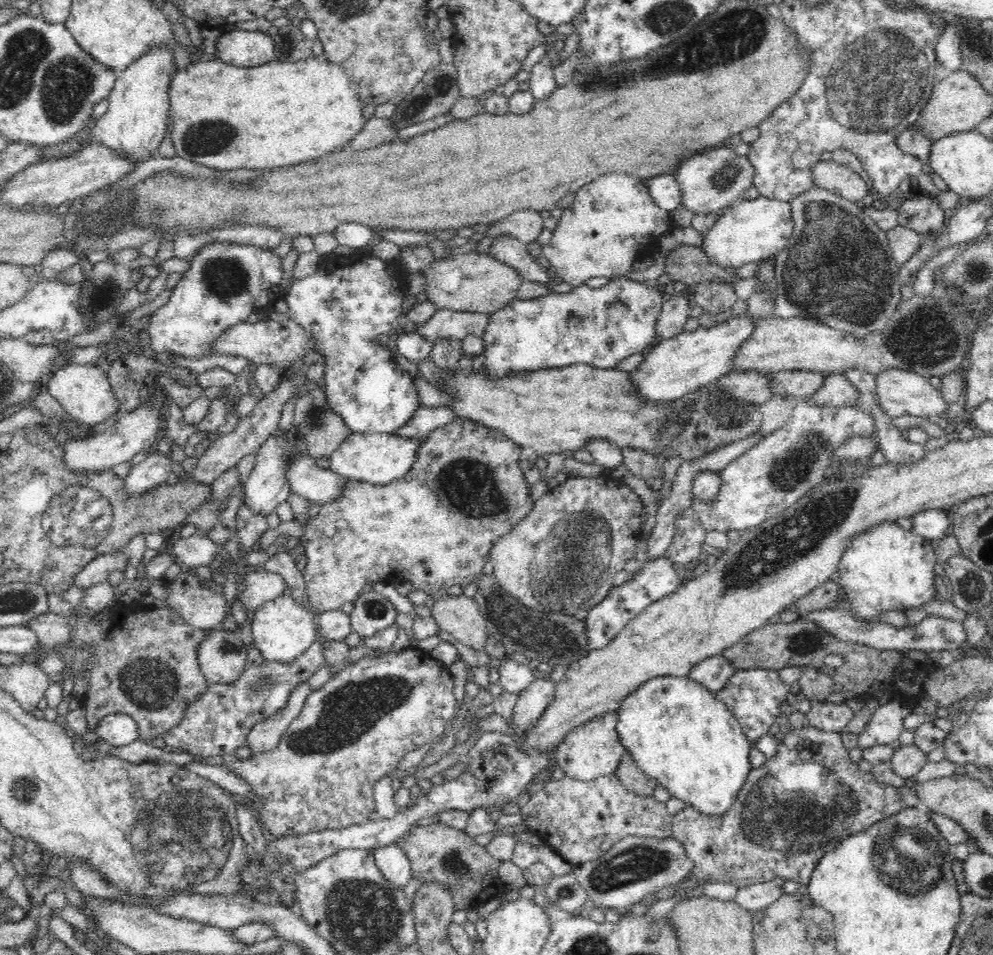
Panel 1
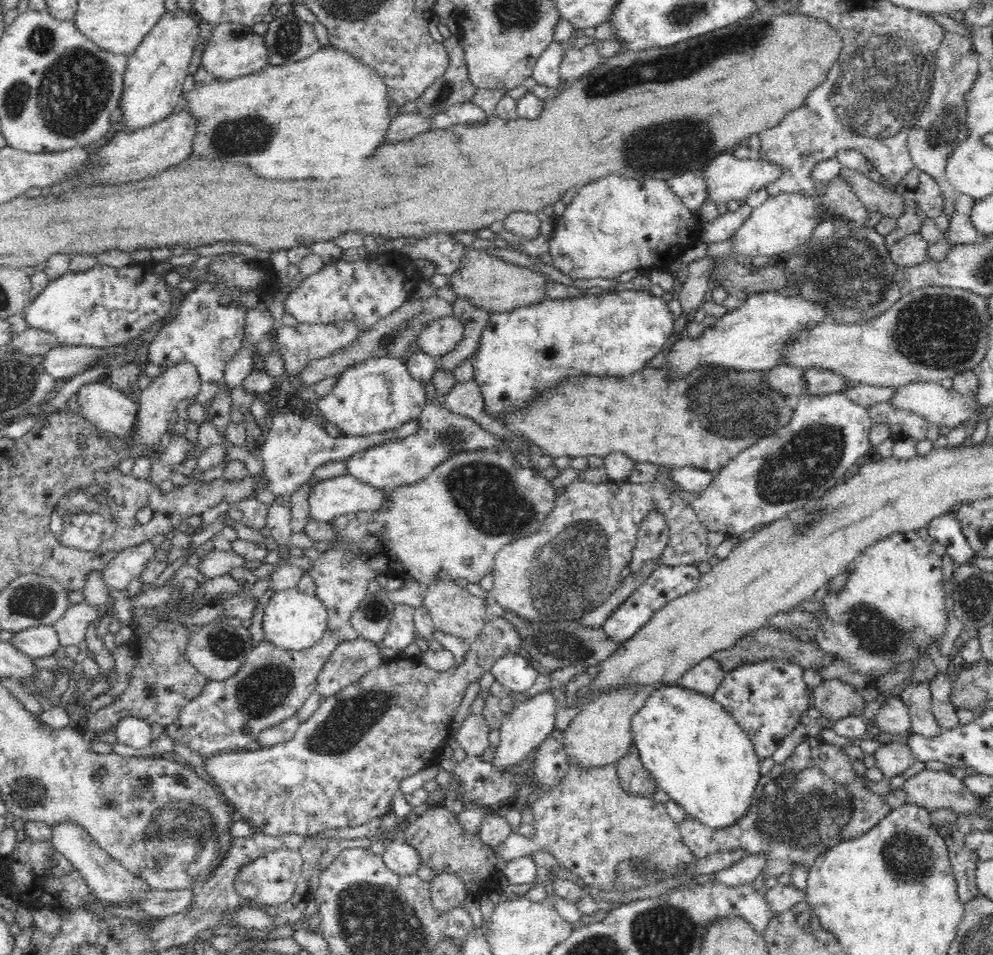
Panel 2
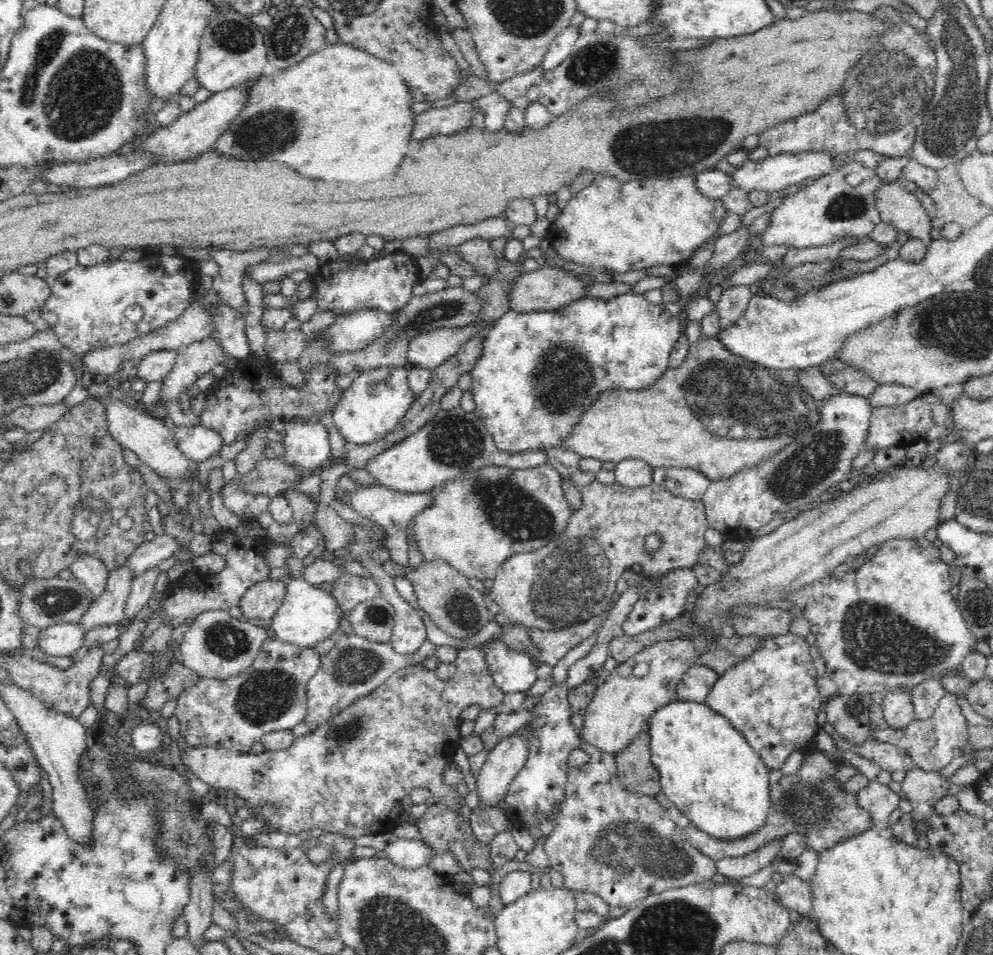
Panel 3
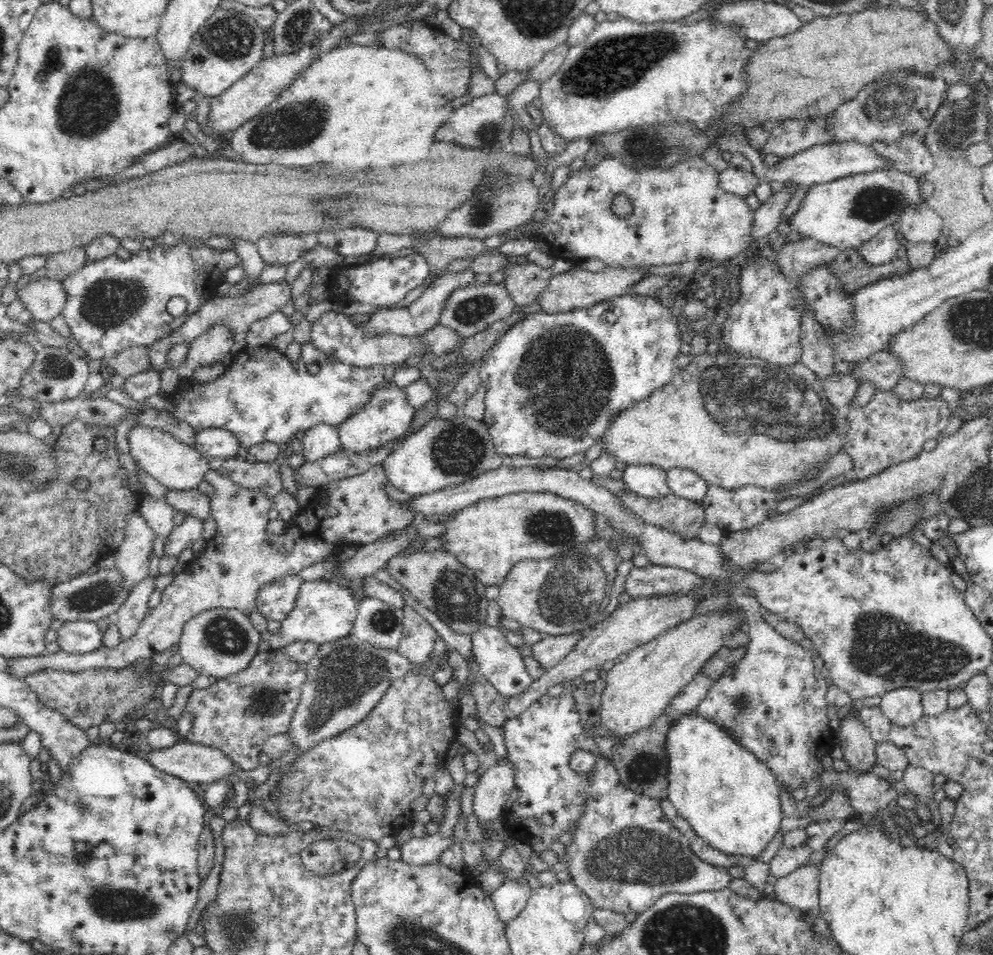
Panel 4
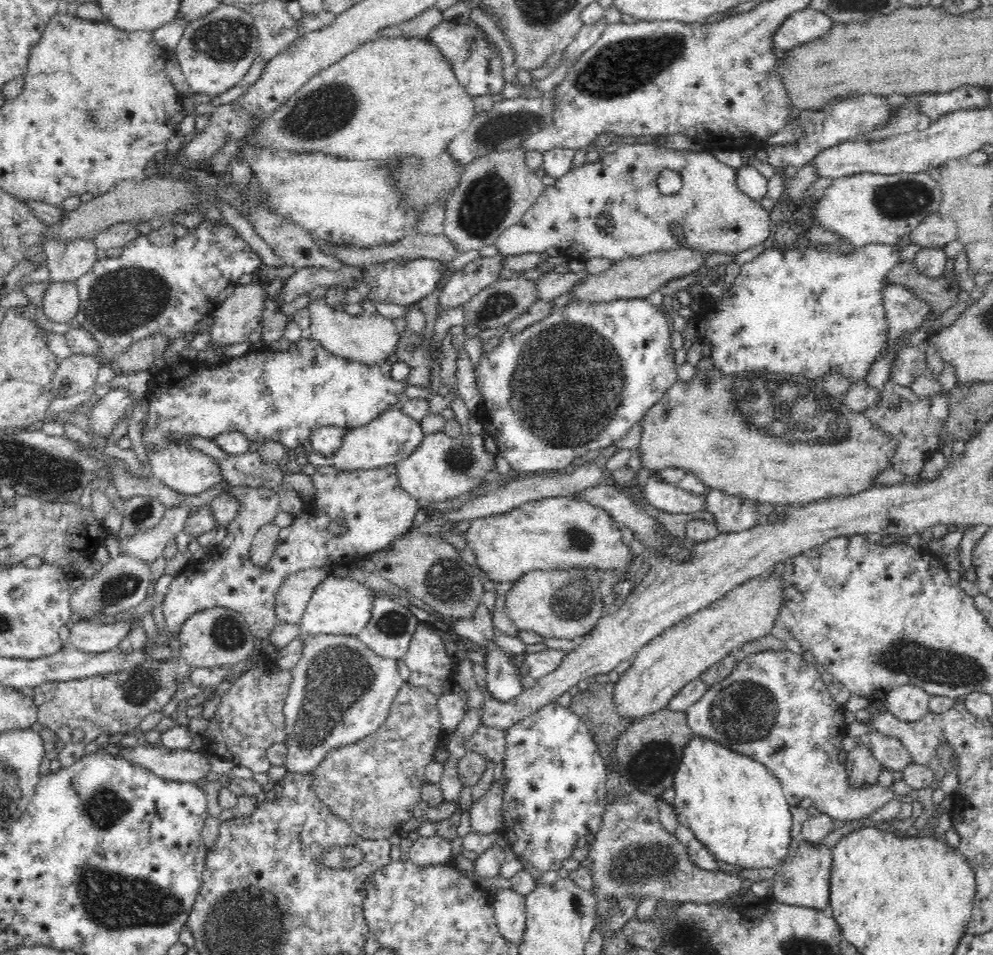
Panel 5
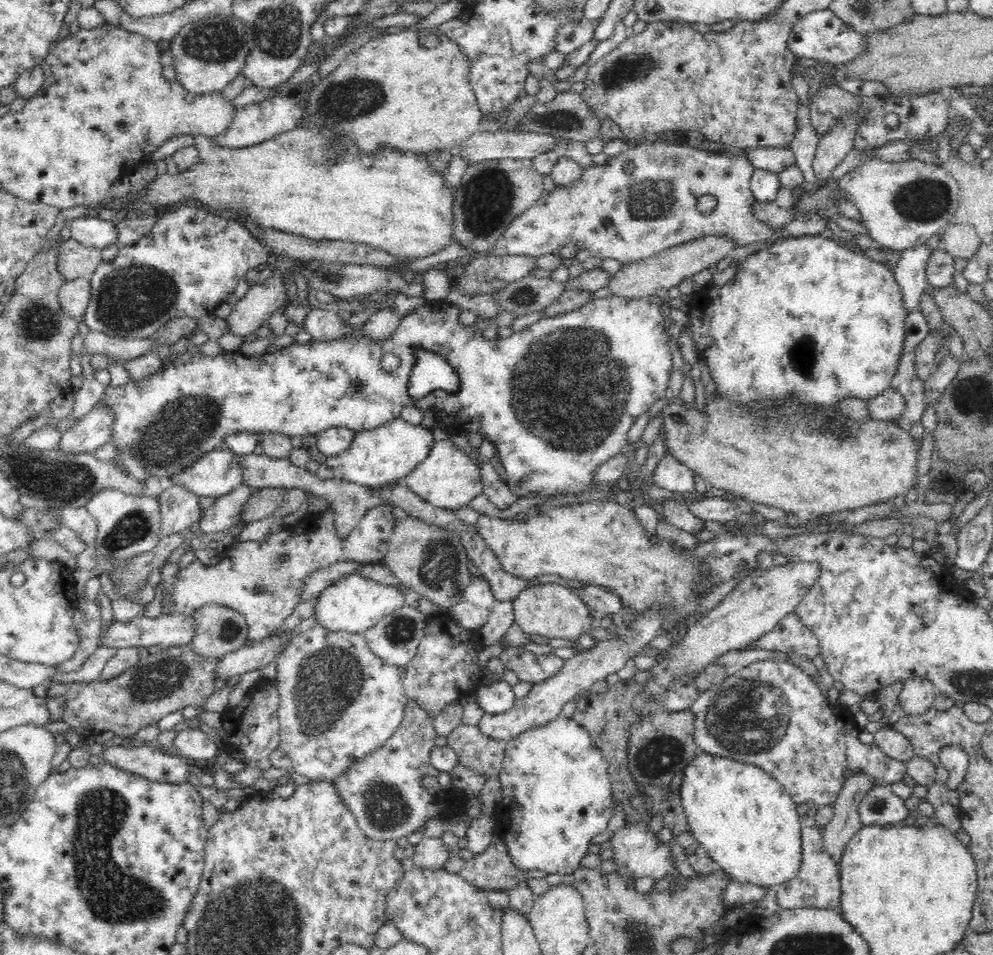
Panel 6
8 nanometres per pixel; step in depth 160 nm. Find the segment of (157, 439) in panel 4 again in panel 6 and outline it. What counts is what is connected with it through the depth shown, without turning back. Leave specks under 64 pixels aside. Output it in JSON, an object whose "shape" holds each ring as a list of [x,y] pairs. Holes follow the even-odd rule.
{"shape":[[[222,446],[204,454],[200,460],[194,462],[194,465],[190,466],[188,470],[184,470],[182,474],[172,477],[169,483],[172,482],[188,487],[199,497],[211,496],[216,499],[225,497],[226,494],[230,494],[245,482],[244,458],[241,454],[236,454],[233,450]]]}

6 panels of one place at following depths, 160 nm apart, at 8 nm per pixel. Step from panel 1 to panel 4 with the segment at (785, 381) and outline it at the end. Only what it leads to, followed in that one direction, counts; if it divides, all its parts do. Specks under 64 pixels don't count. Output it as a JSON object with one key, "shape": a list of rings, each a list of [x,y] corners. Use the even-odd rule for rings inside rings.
{"shape":[[[885,350],[860,361],[853,374],[858,382],[868,379],[876,383],[876,390],[885,391],[894,389],[906,377],[906,369],[902,357]]]}

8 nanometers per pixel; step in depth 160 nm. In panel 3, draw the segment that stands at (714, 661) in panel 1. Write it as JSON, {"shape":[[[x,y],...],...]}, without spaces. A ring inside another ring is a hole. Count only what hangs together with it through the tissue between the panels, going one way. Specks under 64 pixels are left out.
{"shape":[[[695,664],[686,672],[684,679],[680,682],[676,691],[677,700],[704,703],[719,676],[707,666]]]}

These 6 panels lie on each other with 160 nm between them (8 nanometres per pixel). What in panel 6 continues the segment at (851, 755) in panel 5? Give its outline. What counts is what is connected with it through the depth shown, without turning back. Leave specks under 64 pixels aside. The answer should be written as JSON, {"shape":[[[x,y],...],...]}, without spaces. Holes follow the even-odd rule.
{"shape":[[[864,773],[848,776],[833,804],[834,816],[822,829],[823,849],[833,858],[839,869],[848,842],[865,826],[858,808],[862,797],[873,786],[872,779]]]}

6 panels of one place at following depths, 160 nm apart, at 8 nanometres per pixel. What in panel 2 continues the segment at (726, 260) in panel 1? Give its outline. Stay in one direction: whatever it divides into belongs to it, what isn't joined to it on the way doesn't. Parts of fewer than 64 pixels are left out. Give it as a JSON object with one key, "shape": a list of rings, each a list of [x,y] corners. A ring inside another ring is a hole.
{"shape":[[[838,175],[830,181],[820,194],[799,194],[798,191],[791,193],[778,194],[756,208],[750,219],[736,232],[736,236],[730,238],[731,251],[737,254],[740,260],[748,260],[758,255],[784,258],[795,248],[804,245],[822,223],[851,222],[864,227],[868,220],[870,221],[870,212],[854,193],[850,179],[844,175]]]}

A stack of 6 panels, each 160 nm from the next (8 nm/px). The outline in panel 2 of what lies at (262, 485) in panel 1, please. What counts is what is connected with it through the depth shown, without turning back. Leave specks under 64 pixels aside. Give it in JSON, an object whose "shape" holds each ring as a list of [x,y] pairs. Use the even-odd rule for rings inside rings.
{"shape":[[[274,404],[272,407],[275,409],[275,412],[272,413],[272,426],[270,426],[268,436],[261,445],[260,459],[264,464],[263,474],[267,480],[264,488],[268,492],[272,492],[279,500],[288,498],[300,486],[308,483],[314,471],[320,466],[332,461],[348,460],[354,454],[358,454],[362,450],[368,450],[372,446],[383,444],[386,441],[406,438],[406,436],[414,434],[418,426],[418,419],[415,419],[392,430],[372,434],[372,436],[366,435],[366,438],[340,440],[339,436],[334,437],[328,434],[326,430],[310,418],[305,419],[293,407],[277,408]]]}

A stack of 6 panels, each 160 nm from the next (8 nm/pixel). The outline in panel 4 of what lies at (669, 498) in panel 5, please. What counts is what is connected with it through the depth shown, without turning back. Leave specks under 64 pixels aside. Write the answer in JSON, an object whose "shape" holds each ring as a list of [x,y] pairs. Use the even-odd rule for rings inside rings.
{"shape":[[[627,465],[623,470],[623,482],[638,496],[652,500],[662,499],[672,493],[666,471],[656,466]]]}

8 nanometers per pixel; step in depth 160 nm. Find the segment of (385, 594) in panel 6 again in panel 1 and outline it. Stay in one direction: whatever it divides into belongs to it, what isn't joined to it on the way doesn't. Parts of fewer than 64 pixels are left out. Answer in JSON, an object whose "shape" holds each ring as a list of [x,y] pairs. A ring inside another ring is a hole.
{"shape":[[[288,594],[266,601],[255,610],[252,620],[253,643],[265,661],[286,662],[297,658],[318,640],[317,630],[317,614],[313,609]]]}

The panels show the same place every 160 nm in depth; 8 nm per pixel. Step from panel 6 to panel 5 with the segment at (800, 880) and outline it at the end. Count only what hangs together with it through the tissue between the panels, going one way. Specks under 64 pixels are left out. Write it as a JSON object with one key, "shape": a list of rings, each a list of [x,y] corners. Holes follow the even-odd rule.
{"shape":[[[802,839],[787,861],[776,870],[773,896],[776,901],[790,906],[803,906],[829,911],[832,848]]]}

